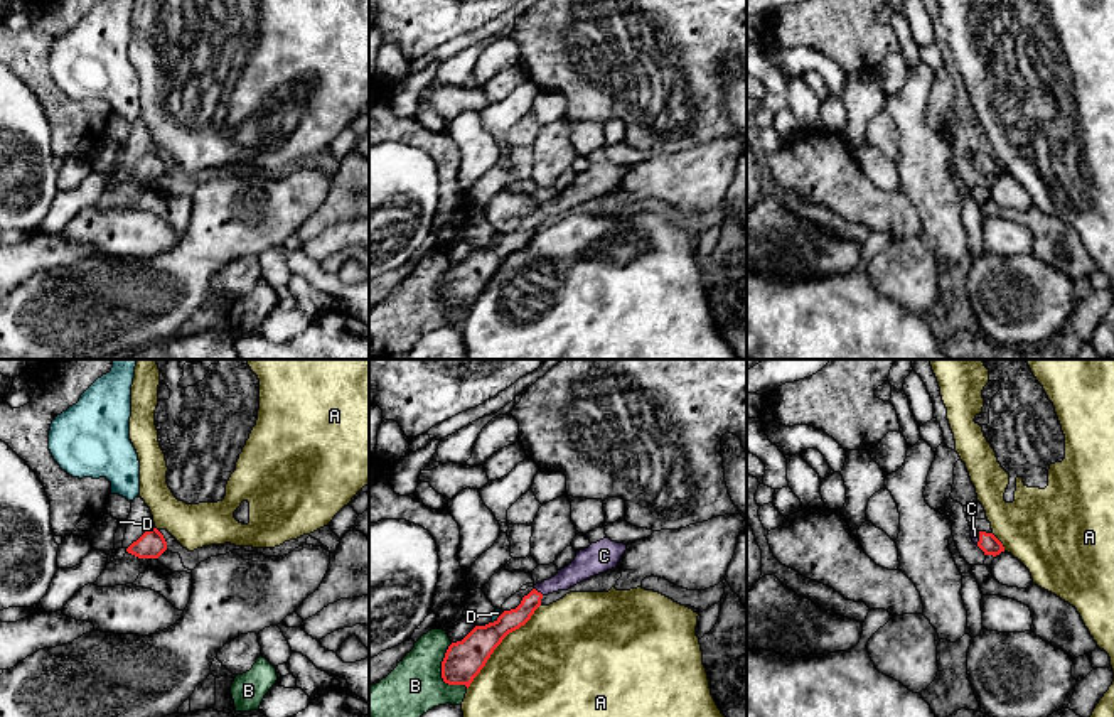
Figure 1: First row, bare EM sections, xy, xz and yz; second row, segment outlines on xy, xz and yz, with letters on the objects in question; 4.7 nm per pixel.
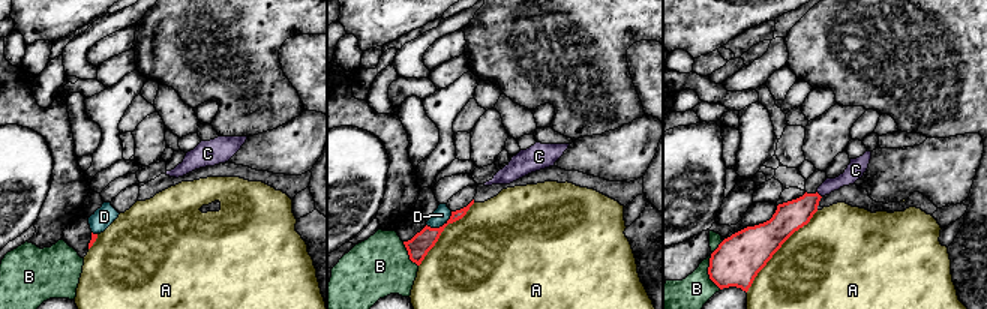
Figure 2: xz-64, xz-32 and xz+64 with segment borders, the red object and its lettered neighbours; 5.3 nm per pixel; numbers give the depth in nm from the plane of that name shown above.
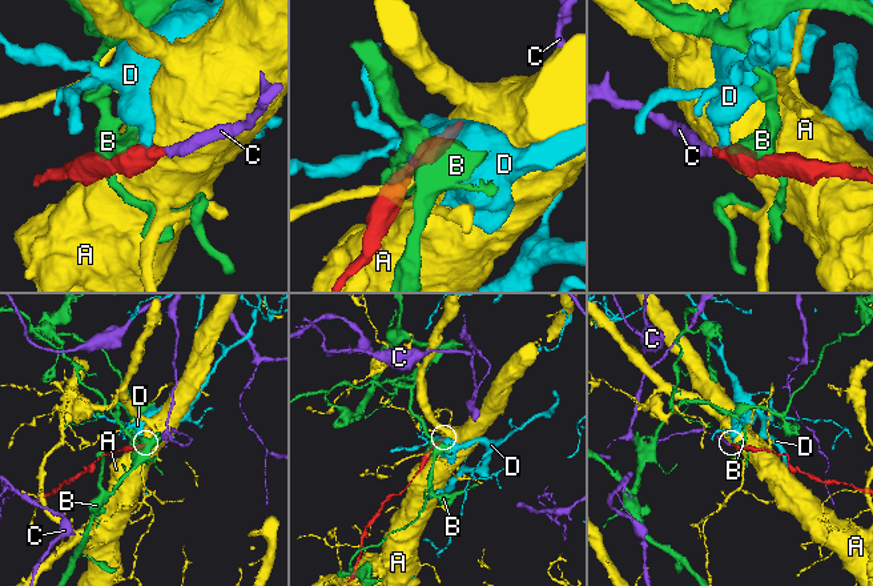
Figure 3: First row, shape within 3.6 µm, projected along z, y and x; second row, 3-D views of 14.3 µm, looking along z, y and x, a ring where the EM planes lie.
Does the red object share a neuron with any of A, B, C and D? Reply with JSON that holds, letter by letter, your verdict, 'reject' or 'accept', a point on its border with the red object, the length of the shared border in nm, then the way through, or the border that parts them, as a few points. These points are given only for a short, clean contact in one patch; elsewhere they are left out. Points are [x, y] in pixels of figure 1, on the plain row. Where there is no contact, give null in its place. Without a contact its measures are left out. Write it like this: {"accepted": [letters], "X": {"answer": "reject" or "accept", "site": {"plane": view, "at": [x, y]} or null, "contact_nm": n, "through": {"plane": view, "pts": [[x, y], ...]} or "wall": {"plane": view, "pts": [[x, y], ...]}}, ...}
{"accepted": ["C"], "A": {"answer": "reject", "site": {"plane": "xz", "at": [499, 265]}, "contact_nm": 550}, "B": {"answer": "reject", "site": {"plane": "xz", "at": [442, 296]}, "contact_nm": 240}, "C": {"answer": "accept", "site": {"plane": "xz", "at": [540, 215]}, "contact_nm": 60, "through": {"plane": "xz", "pts": [[508, 243], [540, 215], [583, 188]]}}, "D": {"answer": "reject", "site": {"plane": "xz", "at": [498, 240]}, "contact_nm": 80, "wall": {"plane": "xz", "pts": [[503, 235], [491, 245]]}}}

